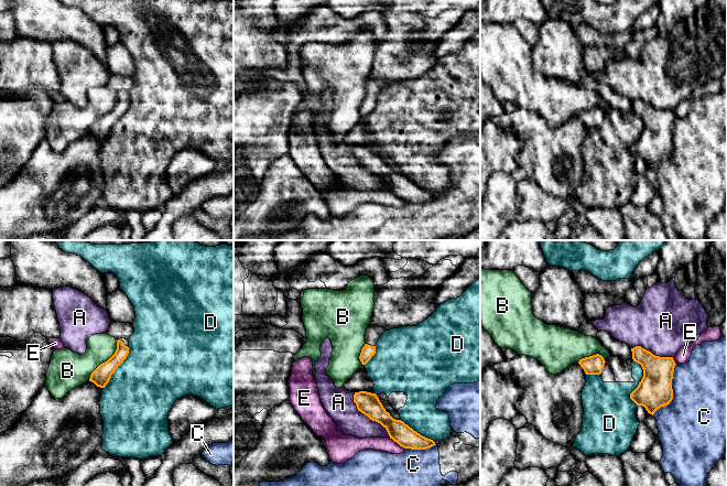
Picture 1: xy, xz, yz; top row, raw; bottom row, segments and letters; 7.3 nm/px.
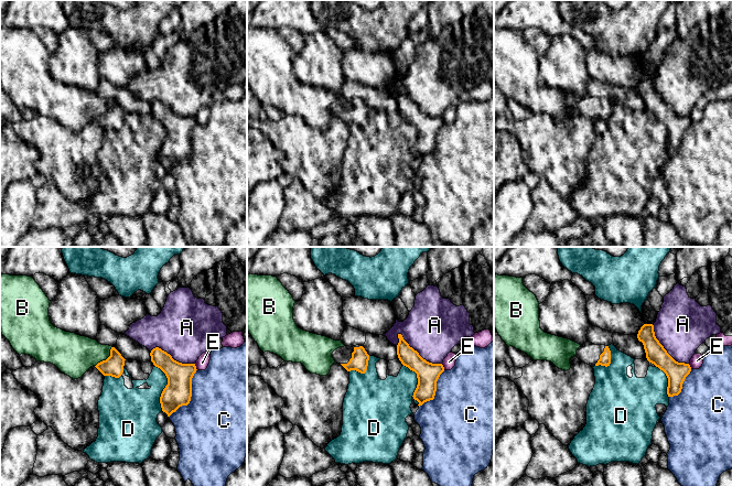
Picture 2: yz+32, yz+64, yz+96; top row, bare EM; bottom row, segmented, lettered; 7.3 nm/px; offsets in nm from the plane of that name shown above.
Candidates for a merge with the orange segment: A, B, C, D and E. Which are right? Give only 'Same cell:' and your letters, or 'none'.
Same cell: none

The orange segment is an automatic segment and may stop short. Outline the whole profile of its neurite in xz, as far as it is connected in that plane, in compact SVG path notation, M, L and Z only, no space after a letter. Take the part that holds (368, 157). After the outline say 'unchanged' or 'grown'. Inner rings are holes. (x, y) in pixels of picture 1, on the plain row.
M367 144L355 145L354 155L358 164L370 173L380 176L387 183L390 192L400 199L411 203L426 203L436 198L433 193L421 188L403 174L393 172L386 164L376 147Z; unchanged

